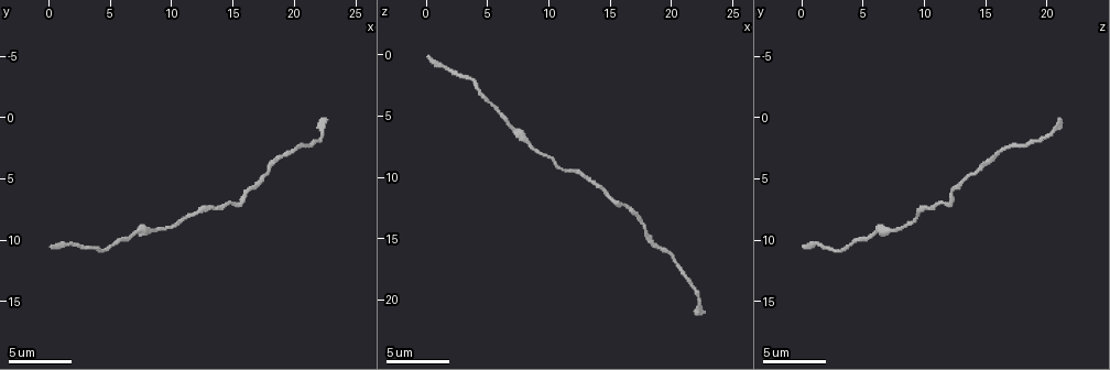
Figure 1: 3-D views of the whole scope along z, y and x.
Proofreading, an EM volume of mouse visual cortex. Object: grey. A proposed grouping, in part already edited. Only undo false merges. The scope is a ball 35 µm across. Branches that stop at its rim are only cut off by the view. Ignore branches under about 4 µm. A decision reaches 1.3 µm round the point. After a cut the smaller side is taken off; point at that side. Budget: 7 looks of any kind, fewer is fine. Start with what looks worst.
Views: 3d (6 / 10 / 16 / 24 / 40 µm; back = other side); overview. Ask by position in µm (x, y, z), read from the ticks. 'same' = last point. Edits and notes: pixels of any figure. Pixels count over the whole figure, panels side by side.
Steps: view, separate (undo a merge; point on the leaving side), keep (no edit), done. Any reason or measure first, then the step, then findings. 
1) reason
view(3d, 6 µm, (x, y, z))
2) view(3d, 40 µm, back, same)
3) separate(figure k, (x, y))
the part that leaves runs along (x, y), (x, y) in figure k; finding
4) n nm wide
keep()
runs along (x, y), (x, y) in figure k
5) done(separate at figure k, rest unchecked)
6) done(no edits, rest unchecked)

view(3d, 10 µm, (7.0, 9.4, 5.8))

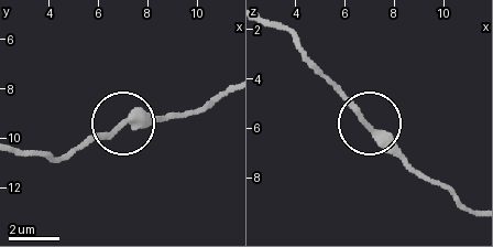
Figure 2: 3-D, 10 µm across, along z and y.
closer look
view(3d, 6 µm, (7.0, 9.5, 5.9))

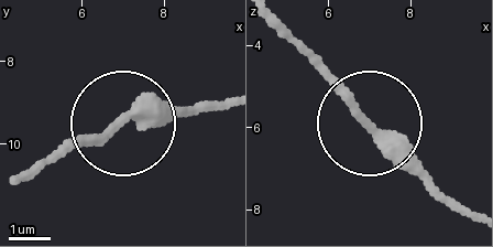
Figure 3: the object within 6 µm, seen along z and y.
260 nm wide
keep()
runs along (466, 214), (300, 52) in figure 3; continuous, no second neuron

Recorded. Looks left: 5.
sudden change in width
view(3d, 10 µm, (11.4, 8.0, 9.6))

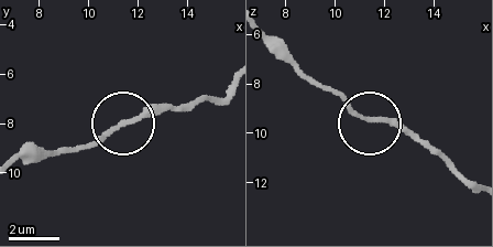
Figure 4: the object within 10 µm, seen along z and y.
other side
view(3d, 10 µm, back, (11.4, 8.0, 9.5))

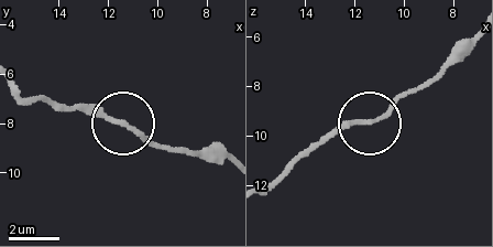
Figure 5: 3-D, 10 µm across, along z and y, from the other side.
keep()
runs along (333, 129), (375, 120), (412, 93) in figure 5; all the same neuron

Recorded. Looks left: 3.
narrows sharply
view(3d, 6 µm, (20.4, 2.4, 17.0))

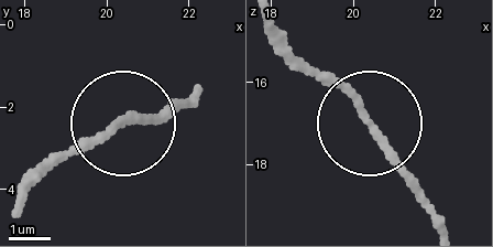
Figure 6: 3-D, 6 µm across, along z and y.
keep()
runs along (273, 24), (437, 210) in figure 6; all the same neuron

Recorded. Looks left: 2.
view(3d, 10 µm, (17.8, 4.6, 13.6))

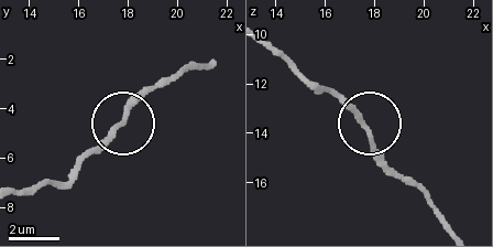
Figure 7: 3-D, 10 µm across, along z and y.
view(3d, 10 µm, back, (17.6, 4.8, 13.8))

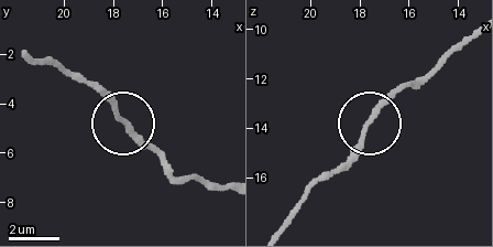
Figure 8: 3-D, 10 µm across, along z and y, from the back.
180 nm wide
keep()
runs along (226, 191), (175, 172), (76, 73) in figure 8; continuous, no second neuron

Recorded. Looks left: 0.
done(no edits, rest unchecked)

